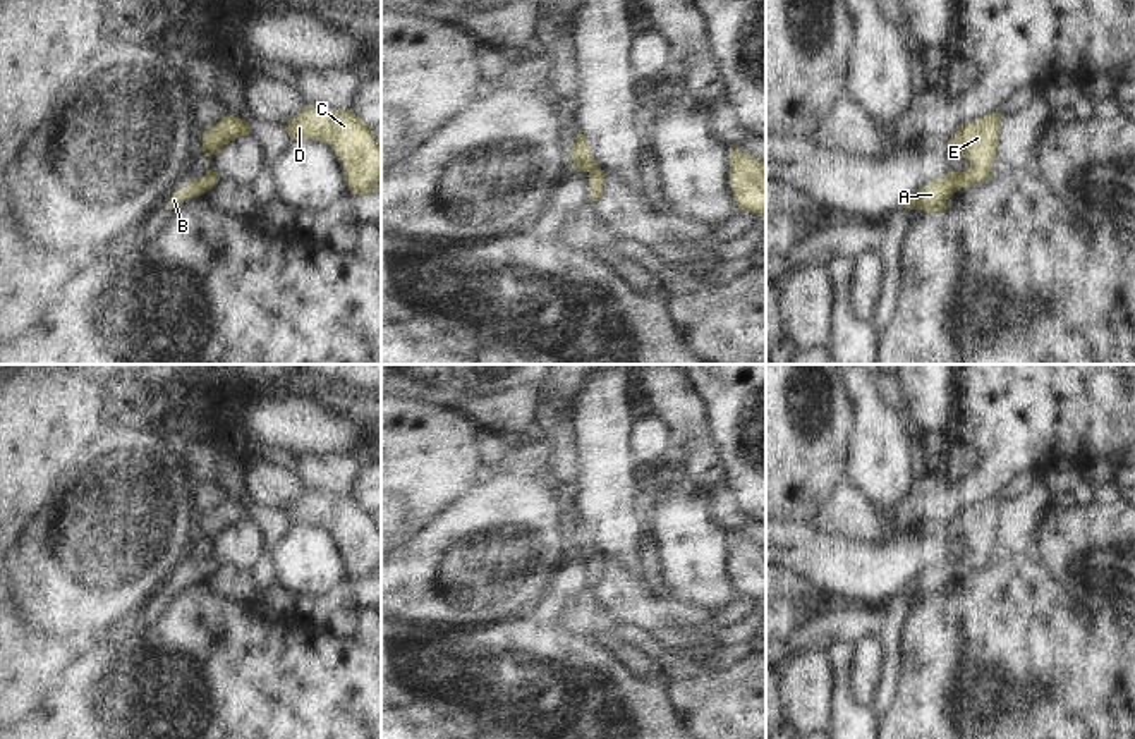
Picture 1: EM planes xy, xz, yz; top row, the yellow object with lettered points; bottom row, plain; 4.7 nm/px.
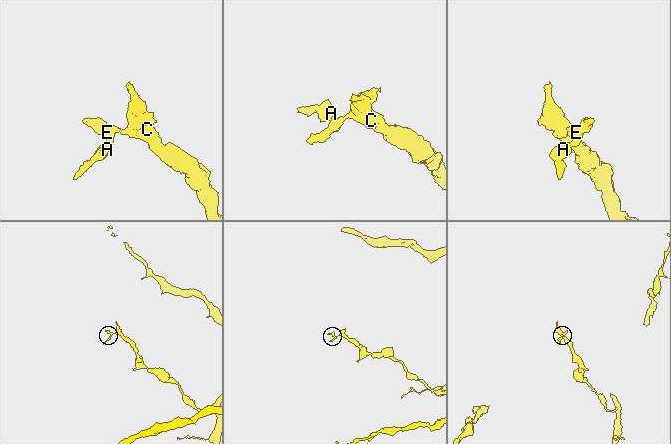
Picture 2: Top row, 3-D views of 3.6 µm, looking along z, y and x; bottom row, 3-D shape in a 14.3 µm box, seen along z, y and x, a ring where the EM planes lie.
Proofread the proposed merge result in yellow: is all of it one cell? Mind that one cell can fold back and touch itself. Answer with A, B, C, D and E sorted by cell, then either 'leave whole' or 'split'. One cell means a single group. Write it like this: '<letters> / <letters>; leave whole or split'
A B C D E; leave whole

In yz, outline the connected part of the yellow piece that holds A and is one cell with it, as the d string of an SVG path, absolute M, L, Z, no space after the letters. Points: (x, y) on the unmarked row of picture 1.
M992 497L979 505L970 505L960 510L944 531L958 543L967 543L970 547L970 553L967 557L950 557L941 560L917 576L901 591L905 595L924 595L927 598L943 596L946 593L946 584L953 577L962 572L986 567L999 533L998 519L1001 504L1001 498Z

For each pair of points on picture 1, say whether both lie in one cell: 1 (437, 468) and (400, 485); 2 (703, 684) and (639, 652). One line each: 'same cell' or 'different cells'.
1: different cells
2: different cells

